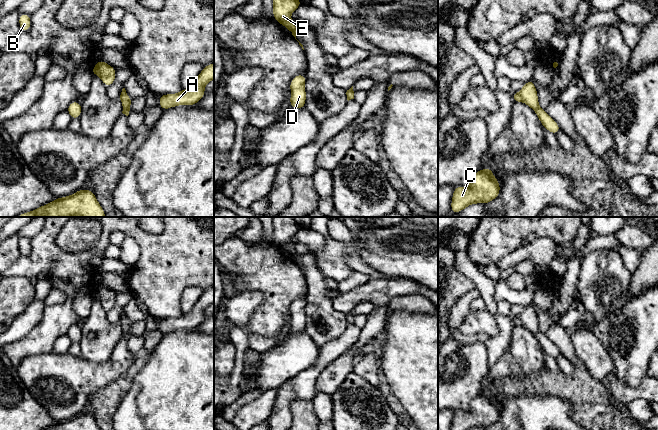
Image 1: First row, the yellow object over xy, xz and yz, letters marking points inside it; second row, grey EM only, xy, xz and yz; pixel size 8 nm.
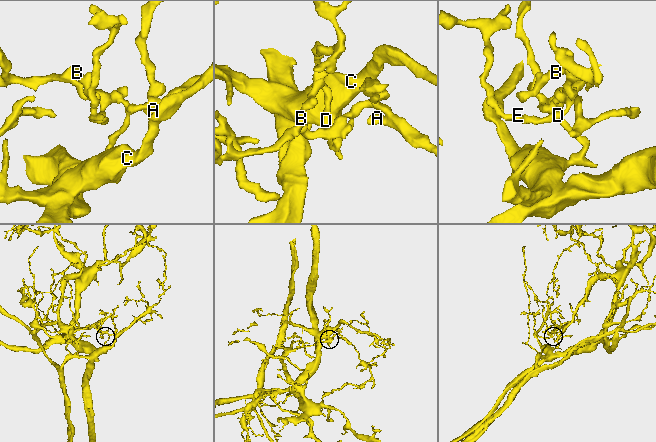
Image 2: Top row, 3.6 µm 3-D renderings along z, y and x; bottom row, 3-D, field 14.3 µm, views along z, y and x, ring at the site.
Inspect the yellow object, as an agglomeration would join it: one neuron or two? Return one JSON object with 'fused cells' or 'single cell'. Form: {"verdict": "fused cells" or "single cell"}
{"verdict": "fused cells"}

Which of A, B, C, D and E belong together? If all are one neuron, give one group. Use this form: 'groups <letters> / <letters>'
groups A B D E / C

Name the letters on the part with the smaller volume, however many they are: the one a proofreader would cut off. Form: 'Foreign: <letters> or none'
Foreign: C

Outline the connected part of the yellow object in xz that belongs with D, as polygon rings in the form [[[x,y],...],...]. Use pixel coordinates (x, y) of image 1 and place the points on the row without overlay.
[[[299,298],[296,299],[290,305],[290,331],[294,333],[305,332],[306,327],[306,314],[305,314],[306,299]]]

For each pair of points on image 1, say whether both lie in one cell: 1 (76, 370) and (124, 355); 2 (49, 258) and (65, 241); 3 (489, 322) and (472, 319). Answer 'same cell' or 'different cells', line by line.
1: same cell
2: different cells
3: same cell

